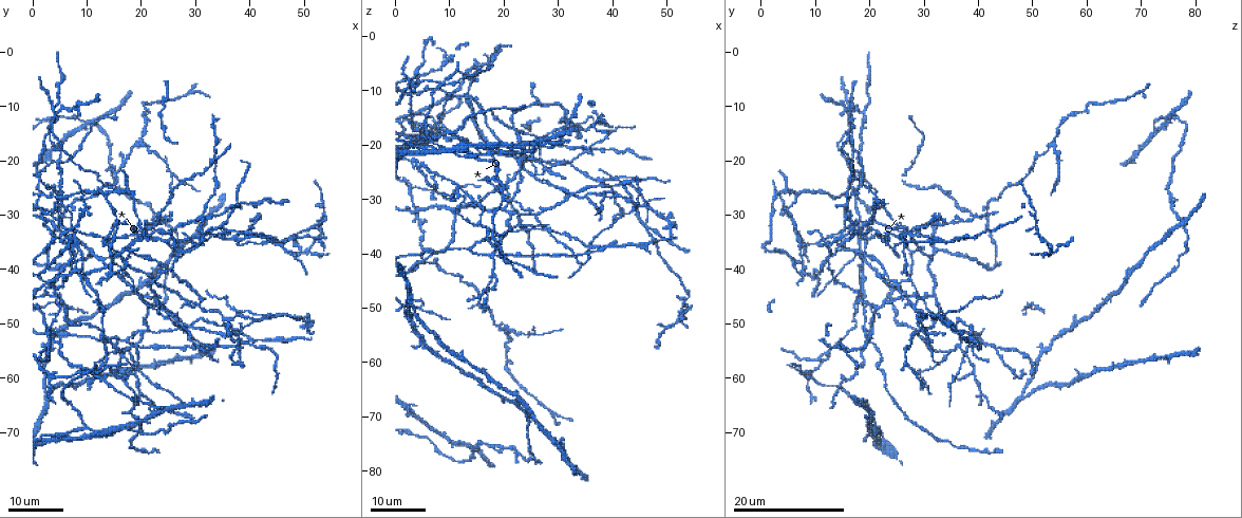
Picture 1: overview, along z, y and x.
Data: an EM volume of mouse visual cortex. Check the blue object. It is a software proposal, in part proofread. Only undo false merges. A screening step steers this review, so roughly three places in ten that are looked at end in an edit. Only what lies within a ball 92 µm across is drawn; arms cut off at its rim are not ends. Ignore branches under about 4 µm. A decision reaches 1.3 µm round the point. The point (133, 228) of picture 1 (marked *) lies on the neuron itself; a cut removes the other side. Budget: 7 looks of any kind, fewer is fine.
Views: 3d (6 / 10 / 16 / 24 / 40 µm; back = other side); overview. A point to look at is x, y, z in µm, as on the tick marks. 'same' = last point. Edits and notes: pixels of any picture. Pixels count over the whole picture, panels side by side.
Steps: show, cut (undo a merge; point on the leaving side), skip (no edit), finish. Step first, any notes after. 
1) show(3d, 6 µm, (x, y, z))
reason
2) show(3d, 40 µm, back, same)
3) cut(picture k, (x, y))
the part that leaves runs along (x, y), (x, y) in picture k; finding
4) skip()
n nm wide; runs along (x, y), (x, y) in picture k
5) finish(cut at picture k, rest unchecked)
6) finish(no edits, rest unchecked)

show(3d, 24 µm, (30.5, 46.5, 28.0))
calibre changes

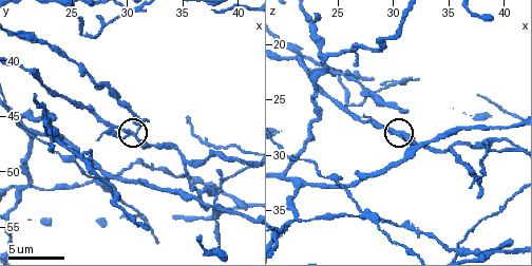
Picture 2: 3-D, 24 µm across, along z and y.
show(3d, 6 µm, (30.6, 46.8, 28.0))
closer look

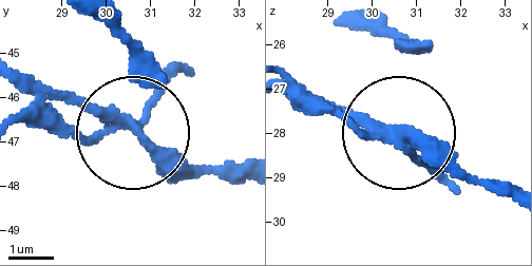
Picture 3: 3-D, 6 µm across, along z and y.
skip()
4 arms; runs along (19, 71), (220, 176) in picture 3; continuous, no second neuron

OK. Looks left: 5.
show(3d, 16 µm, (14.5, 41.0, 7.5))
looks like a crossing

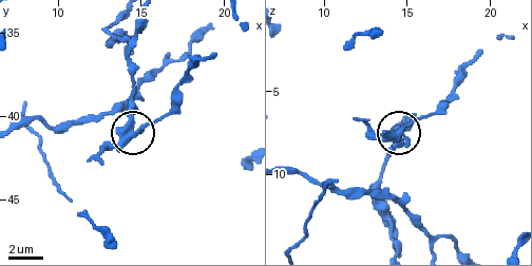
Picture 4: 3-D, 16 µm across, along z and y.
show(3d, 10 µm, (14.4, 41.1, 7.4))
zoom in

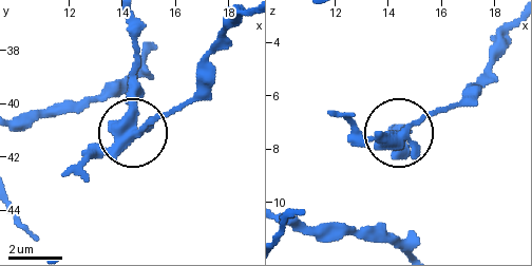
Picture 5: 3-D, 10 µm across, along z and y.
cut(picture 5, (89, 154))
side arm 9 µm; 5 arms; two neurons meet here

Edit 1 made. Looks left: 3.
show(3d, 24 µm, (3.5, 29.0, 19.5))
three arms meet

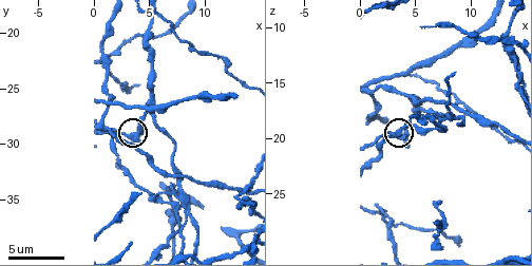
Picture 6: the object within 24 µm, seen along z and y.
show(3d, 6 µm, same)
zoom in

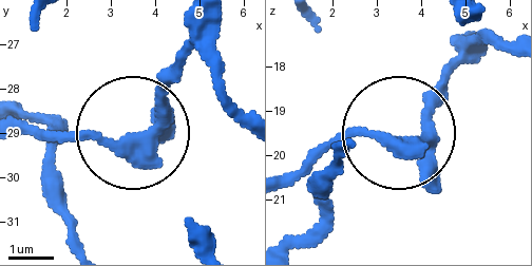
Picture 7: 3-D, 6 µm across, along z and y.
skip()
3 arms; all the same neuron

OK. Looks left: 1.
show(3d, 16 µm, (40.8, 49.8, 29.4))
arms part here

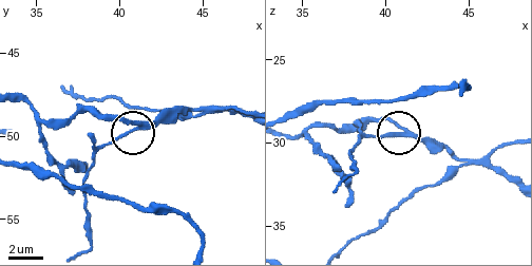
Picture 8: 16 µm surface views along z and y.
cut(picture 8, (119, 137))
190 nm wide; two neurons meet here

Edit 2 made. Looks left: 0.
finish(cut at picture 5, cut at picture 8, rest unchecked)

